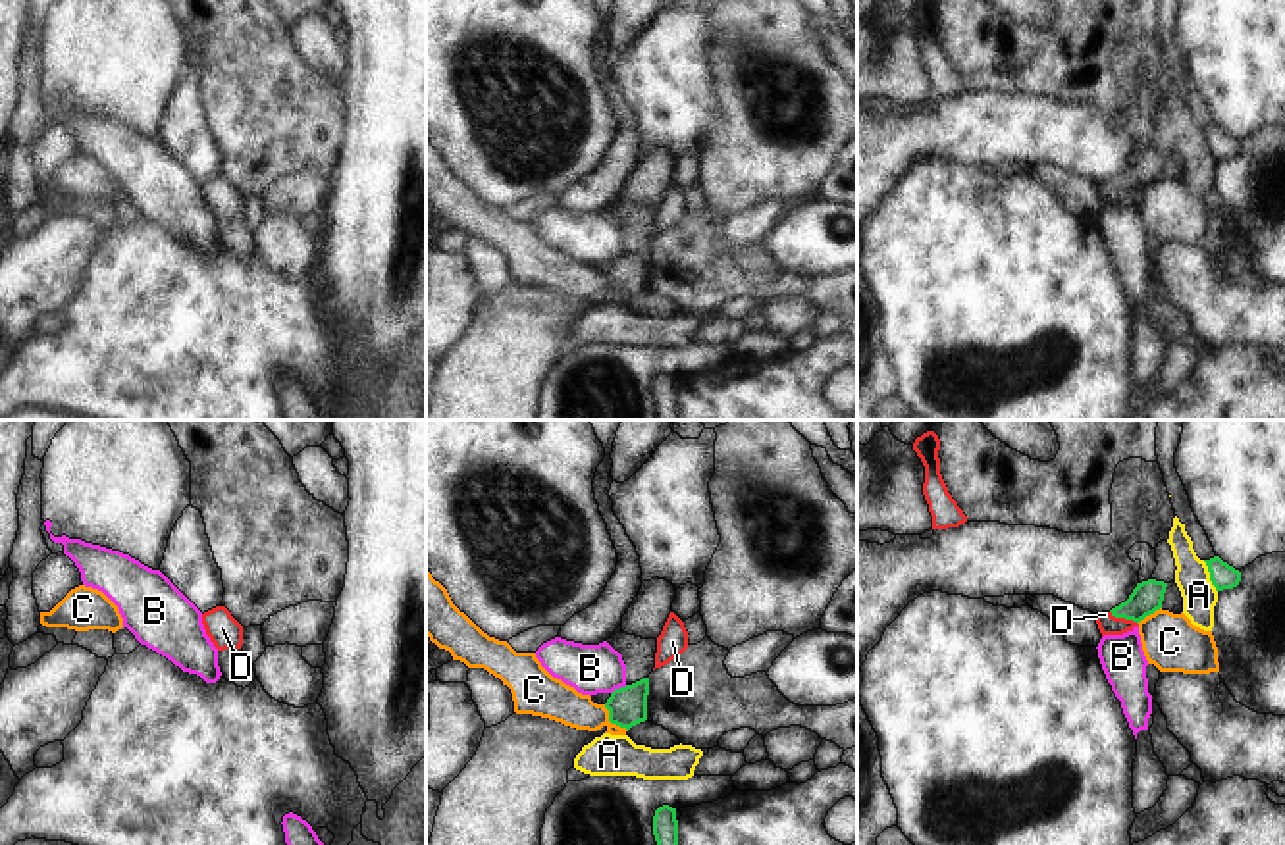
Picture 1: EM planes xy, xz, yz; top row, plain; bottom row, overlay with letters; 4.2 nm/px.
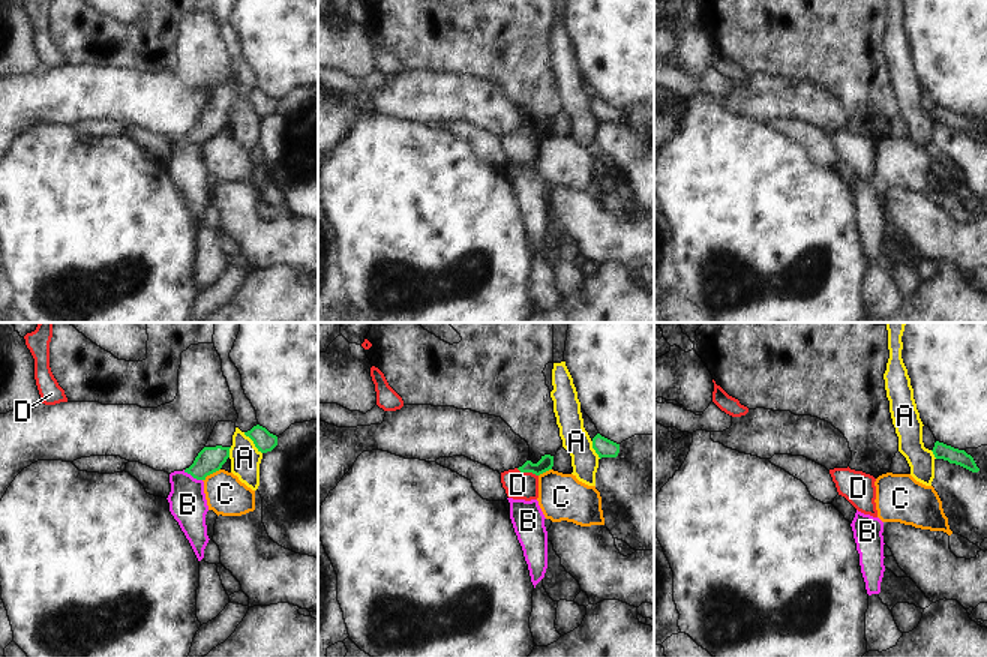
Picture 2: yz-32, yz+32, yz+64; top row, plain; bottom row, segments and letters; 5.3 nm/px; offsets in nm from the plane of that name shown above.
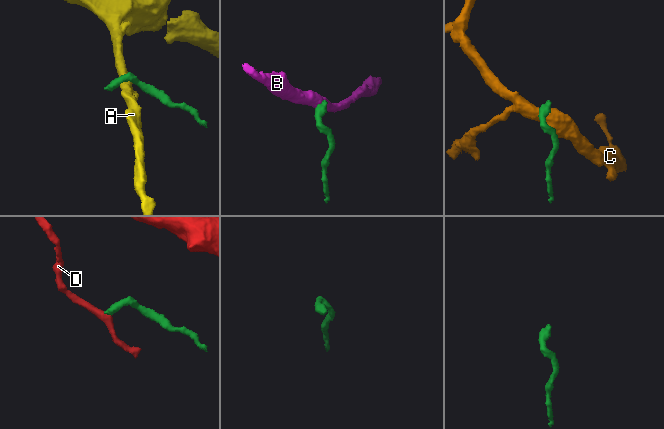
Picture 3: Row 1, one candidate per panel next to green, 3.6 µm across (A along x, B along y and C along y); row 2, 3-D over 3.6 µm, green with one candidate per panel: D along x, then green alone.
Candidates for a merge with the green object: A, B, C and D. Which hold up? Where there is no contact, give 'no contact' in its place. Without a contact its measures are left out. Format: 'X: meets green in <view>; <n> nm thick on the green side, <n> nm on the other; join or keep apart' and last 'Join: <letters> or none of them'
A: meets green in yz; 110 nm thick on the green side, 140 nm on the other; keep apart
B: meets green in xz; 160 nm thick on the green side, 200 nm on the other; keep apart
C: meets green in xz; 160 nm thick on the green side, 160 nm on the other; keep apart
D: meets green in yz; 130 nm thick on the green side, 90 nm on the other; keep apart
Join: none of them

